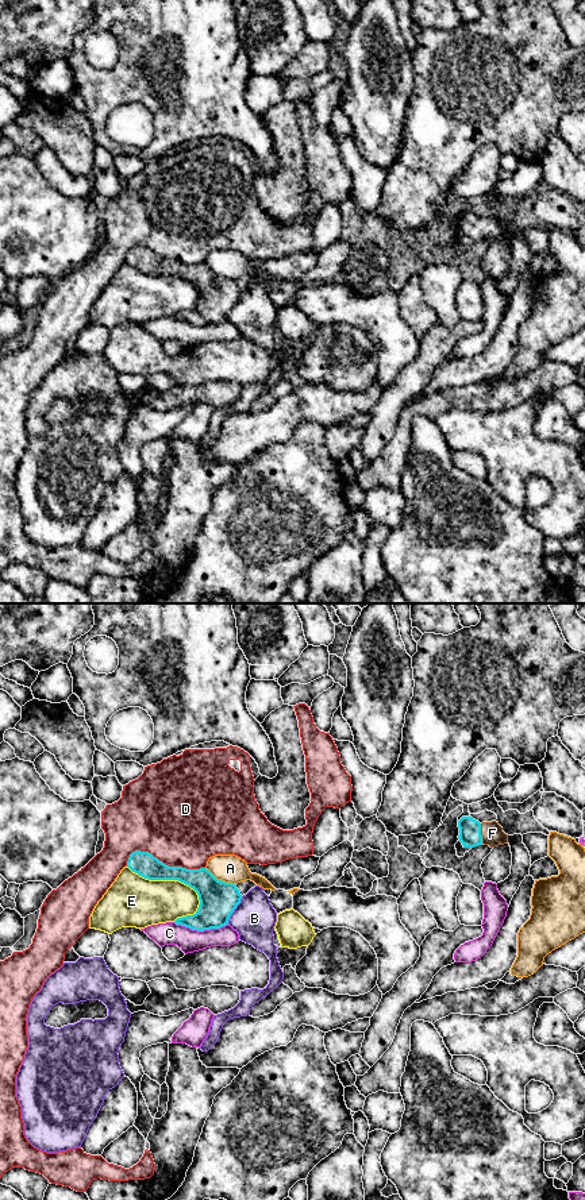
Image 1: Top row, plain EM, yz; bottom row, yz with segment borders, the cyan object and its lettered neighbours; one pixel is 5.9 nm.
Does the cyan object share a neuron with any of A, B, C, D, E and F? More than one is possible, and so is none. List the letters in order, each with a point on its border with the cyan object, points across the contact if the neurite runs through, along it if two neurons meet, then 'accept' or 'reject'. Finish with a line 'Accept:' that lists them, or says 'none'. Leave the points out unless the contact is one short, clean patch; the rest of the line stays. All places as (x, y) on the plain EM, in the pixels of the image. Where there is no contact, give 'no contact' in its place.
A: yz (220, 276) | along yz (206, 262), (218, 274), (234, 280) | reject
B: yz (234, 304) | along yz (242, 292), (227, 319) | reject
C: yz (200, 325) | reject
D: yz (162, 258) | reject
E: yz (172, 274) | reject
F: yz (480, 228) | across yz (470, 231), (480, 228), (492, 228) | accept
Accept: F

